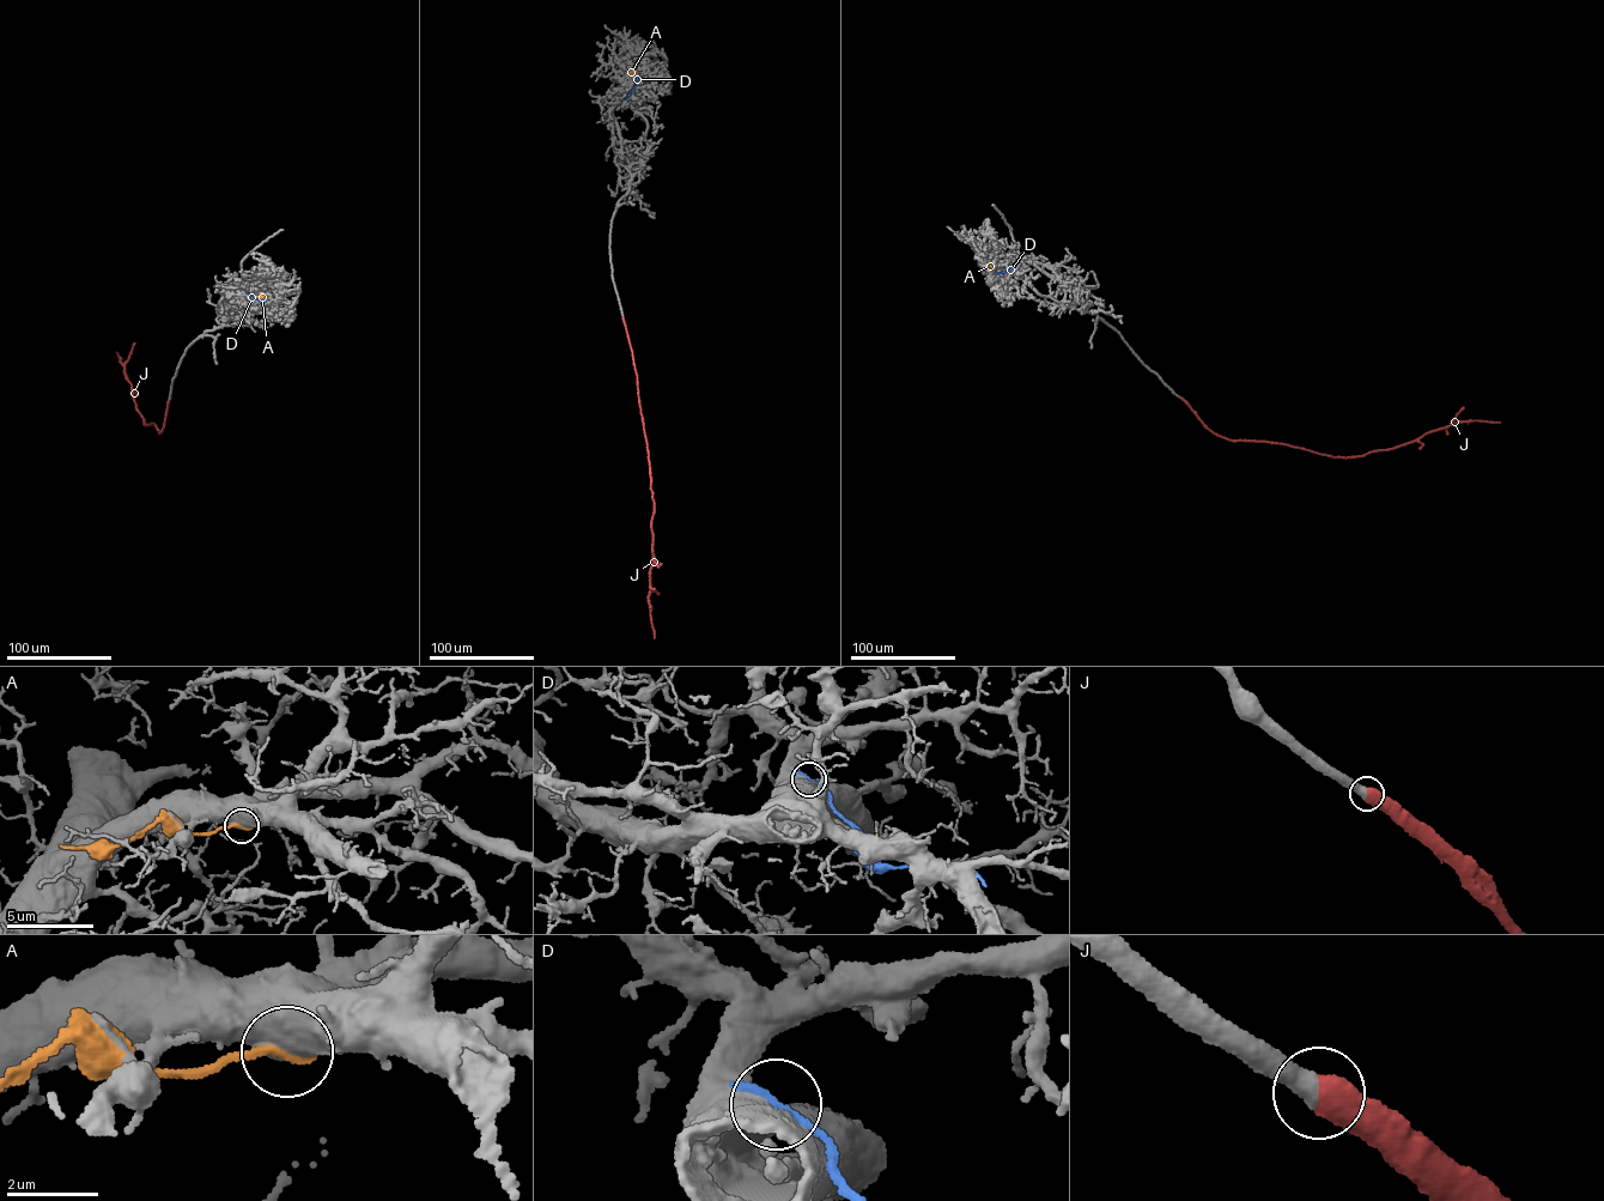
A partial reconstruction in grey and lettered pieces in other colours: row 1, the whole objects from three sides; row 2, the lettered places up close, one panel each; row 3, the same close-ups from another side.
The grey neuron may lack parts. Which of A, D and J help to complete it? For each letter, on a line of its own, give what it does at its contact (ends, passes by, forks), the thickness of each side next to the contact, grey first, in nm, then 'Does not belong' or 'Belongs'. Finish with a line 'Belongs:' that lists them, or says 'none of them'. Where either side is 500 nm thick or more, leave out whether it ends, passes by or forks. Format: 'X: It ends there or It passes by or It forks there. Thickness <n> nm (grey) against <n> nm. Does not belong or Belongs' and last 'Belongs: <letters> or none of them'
A: Thickness 750 nm (grey) against 240 nm. Does not belong
D: Thickness 800 nm (grey) against 280 nm. Does not belong
J: Thickness 500 nm (grey) against 650 nm. Belongs
Belongs: J

